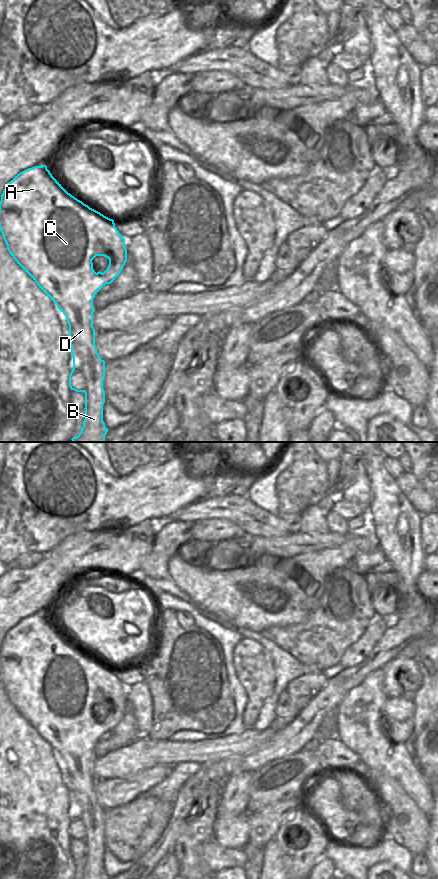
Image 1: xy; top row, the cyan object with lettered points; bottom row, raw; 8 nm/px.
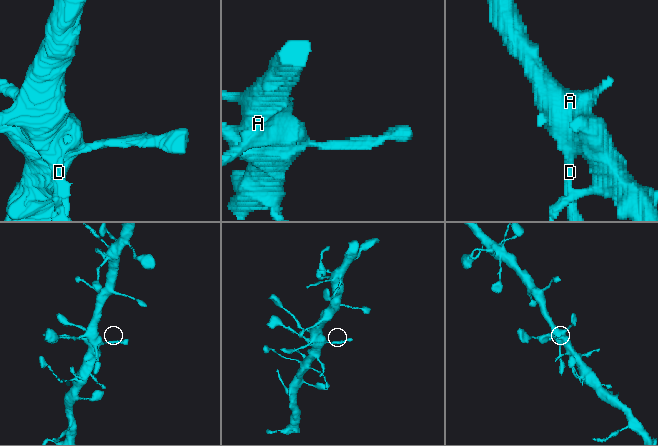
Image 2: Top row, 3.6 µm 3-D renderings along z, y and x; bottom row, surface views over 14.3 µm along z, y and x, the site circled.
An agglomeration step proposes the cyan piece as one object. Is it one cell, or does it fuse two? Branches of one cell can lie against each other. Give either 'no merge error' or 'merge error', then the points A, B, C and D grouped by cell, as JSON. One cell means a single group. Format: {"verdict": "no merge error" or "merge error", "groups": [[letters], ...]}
{"verdict": "no merge error", "groups": [["A", "B", "C", "D"]]}

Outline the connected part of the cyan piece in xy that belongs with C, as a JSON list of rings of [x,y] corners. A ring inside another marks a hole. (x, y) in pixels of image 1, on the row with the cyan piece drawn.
[[[46,165],[28,168],[7,183],[0,201],[0,231],[9,253],[17,264],[37,283],[67,319],[69,325],[68,340],[73,357],[69,387],[76,392],[85,393],[83,427],[79,435],[71,440],[73,442],[105,442],[105,435],[109,431],[103,421],[105,361],[97,353],[95,345],[93,299],[106,284],[111,284],[121,273],[127,261],[125,239],[115,227],[113,219],[90,208],[68,193],[52,176]],[[96,256],[104,256],[109,259],[109,265],[103,273],[100,271],[96,273],[93,269],[92,260]]]

